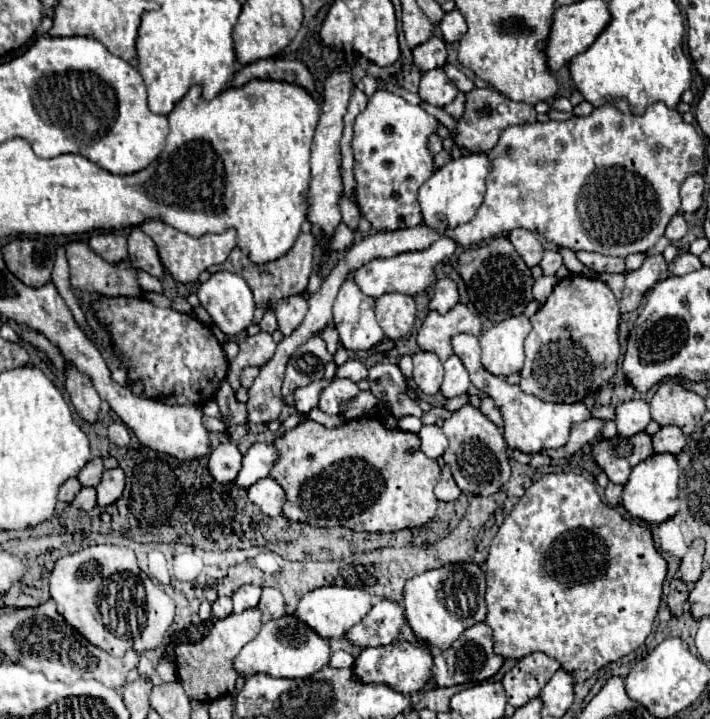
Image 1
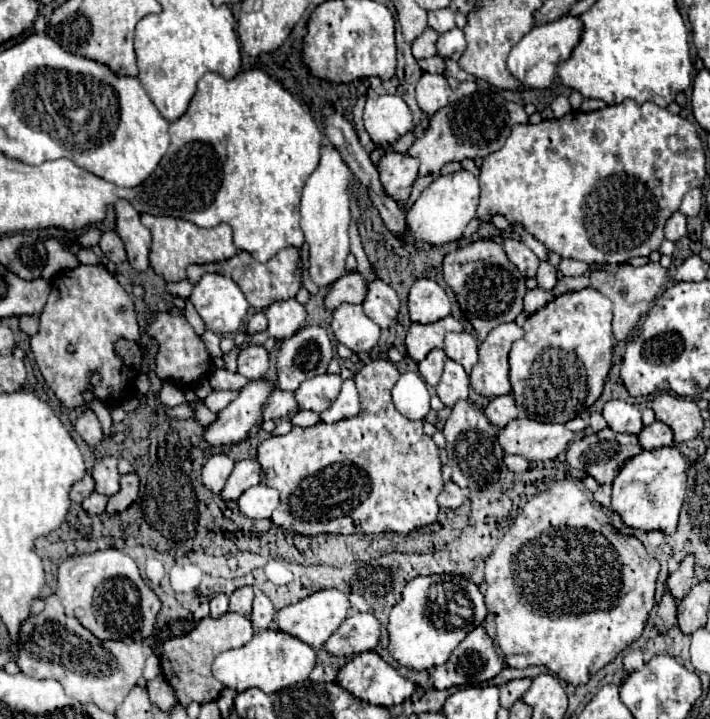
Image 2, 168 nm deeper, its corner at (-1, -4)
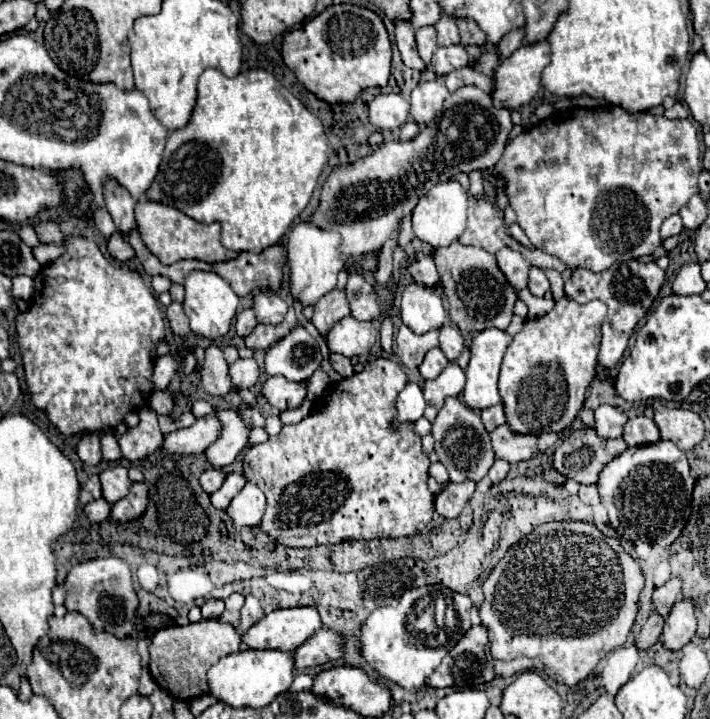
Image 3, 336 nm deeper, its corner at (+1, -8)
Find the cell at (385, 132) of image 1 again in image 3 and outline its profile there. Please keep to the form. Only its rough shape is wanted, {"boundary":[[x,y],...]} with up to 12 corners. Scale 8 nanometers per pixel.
{"boundary":[[399,94],[369,102],[369,122],[397,130],[409,118],[409,102]]}

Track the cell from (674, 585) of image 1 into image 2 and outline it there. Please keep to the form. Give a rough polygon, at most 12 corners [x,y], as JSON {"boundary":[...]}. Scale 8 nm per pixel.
{"boundary":[[665,592],[655,626],[661,632],[677,624],[677,600]]}

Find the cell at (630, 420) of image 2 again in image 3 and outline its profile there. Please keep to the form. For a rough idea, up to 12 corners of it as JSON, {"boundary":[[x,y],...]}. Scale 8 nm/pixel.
{"boundary":[[613,406],[595,410],[593,430],[601,438],[619,438],[627,414]]}

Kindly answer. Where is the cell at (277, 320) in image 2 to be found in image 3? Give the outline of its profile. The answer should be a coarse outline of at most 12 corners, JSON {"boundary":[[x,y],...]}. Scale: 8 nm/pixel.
{"boundary":[[273,290],[253,296],[261,324],[281,324],[287,304]]}

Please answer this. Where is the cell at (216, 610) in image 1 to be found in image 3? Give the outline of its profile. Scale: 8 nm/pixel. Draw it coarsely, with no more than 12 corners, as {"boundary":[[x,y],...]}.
{"boundary":[[205,600],[203,618],[219,618],[225,604],[221,600]]}

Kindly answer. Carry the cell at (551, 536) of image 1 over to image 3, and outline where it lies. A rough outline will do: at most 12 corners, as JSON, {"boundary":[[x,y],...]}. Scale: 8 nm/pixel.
{"boundary":[[551,522],[483,584],[497,676],[575,686],[625,644],[643,570]]}

